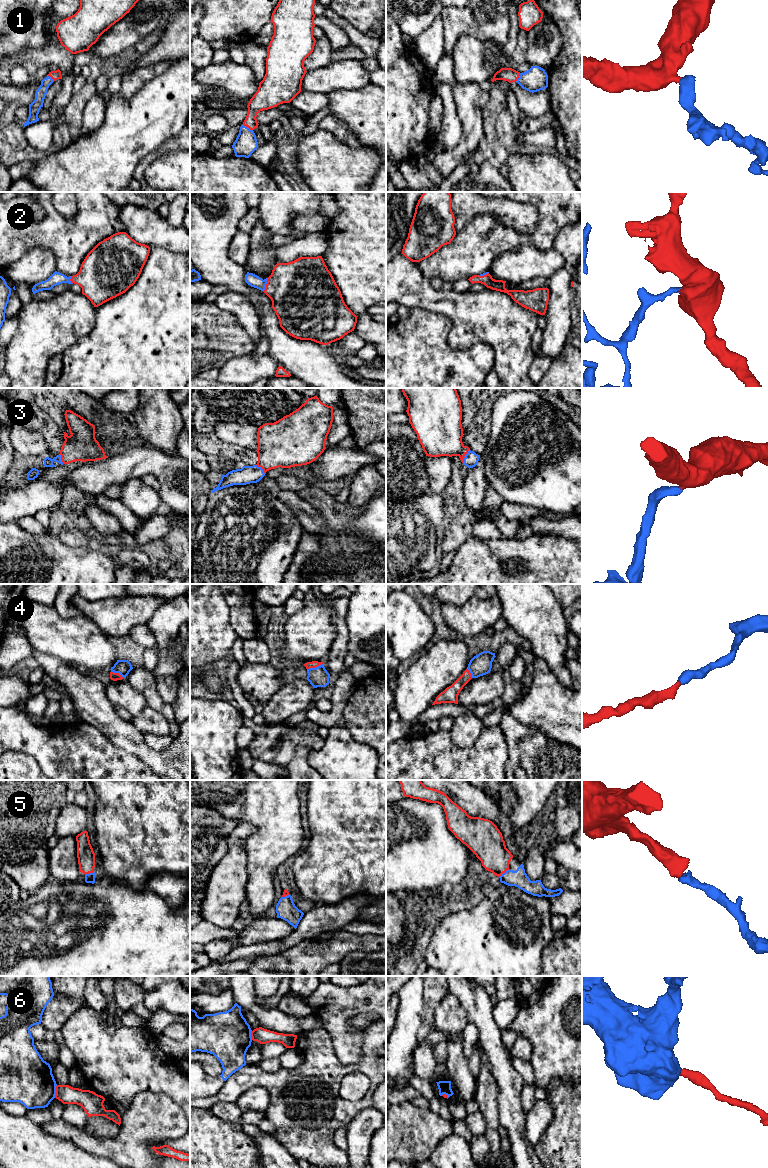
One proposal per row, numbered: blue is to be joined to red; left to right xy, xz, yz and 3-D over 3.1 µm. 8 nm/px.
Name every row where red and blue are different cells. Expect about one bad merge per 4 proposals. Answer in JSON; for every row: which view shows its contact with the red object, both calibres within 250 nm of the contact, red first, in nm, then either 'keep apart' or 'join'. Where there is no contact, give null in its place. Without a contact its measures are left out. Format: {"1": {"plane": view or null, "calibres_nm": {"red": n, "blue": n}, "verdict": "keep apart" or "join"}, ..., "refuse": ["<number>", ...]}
{"1": {"plane": "xz", "calibres_nm": {"red": 160, "blue": 180}, "verdict": "join"}, "2": {"plane": "xz", "calibres_nm": {"red": 440, "blue": 100}, "verdict": "join"}, "3": {"plane": "yz", "calibres_nm": {"red": 340, "blue": 120}, "verdict": "join"}, "4": {"plane": "xz", "calibres_nm": {"red": 60, "blue": 160}, "verdict": "join"}, "5": {"plane": "yz", "calibres_nm": {"red": 260, "blue": 140}, "verdict": "join"}, "6": {"plane": "xy", "calibres_nm": {"red": 150, "blue": 400}, "verdict": "keep apart"}, "refuse": ["6"]}

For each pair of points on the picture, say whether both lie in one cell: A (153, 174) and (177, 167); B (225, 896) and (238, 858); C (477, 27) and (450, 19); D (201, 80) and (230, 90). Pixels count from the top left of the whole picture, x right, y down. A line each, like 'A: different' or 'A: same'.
A: same
B: same
C: same
D: same

